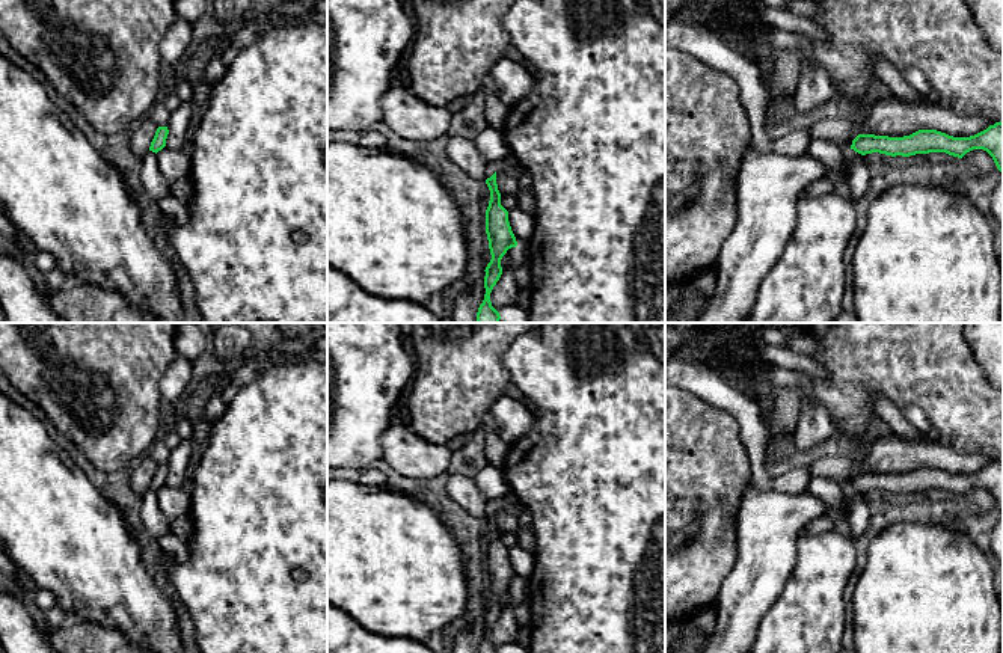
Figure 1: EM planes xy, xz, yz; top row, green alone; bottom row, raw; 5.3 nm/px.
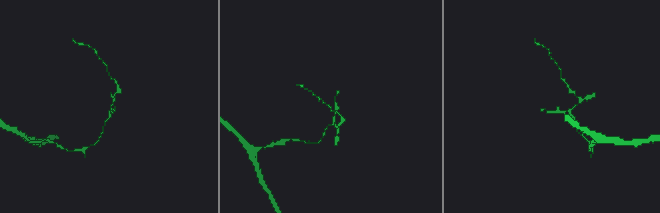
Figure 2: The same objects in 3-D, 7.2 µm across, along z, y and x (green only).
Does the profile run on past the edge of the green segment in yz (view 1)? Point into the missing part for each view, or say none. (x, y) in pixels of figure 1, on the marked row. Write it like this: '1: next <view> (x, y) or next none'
1: next none

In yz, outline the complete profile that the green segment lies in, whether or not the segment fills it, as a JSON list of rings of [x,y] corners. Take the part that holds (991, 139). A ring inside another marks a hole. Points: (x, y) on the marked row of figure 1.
[[[1003,121],[970,137],[953,137],[937,130],[919,130],[903,137],[858,134],[851,149],[866,155],[879,152],[885,155],[909,157],[916,154],[946,152],[962,158],[973,149],[986,151],[997,169],[1003,173]]]

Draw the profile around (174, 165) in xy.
[[[164,146],[155,155],[160,172],[169,181],[189,178],[192,158],[186,155],[183,151],[176,151]]]

